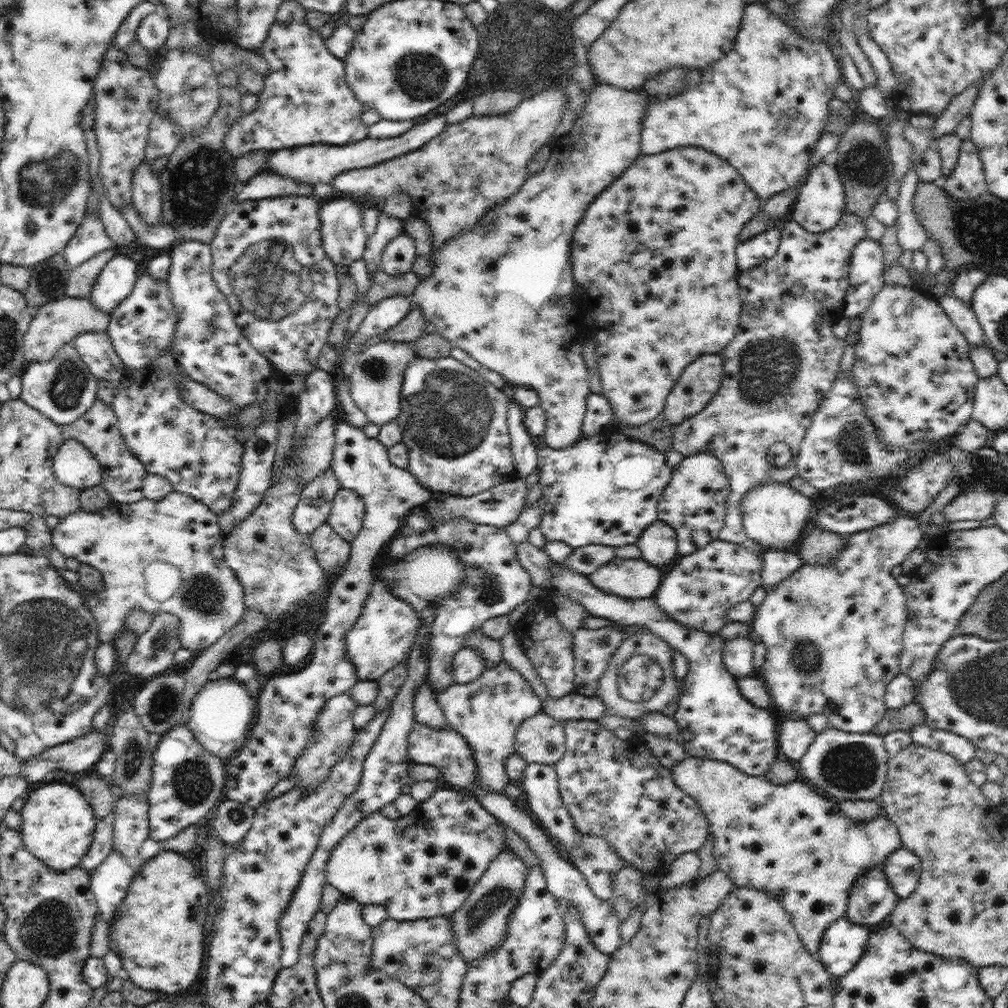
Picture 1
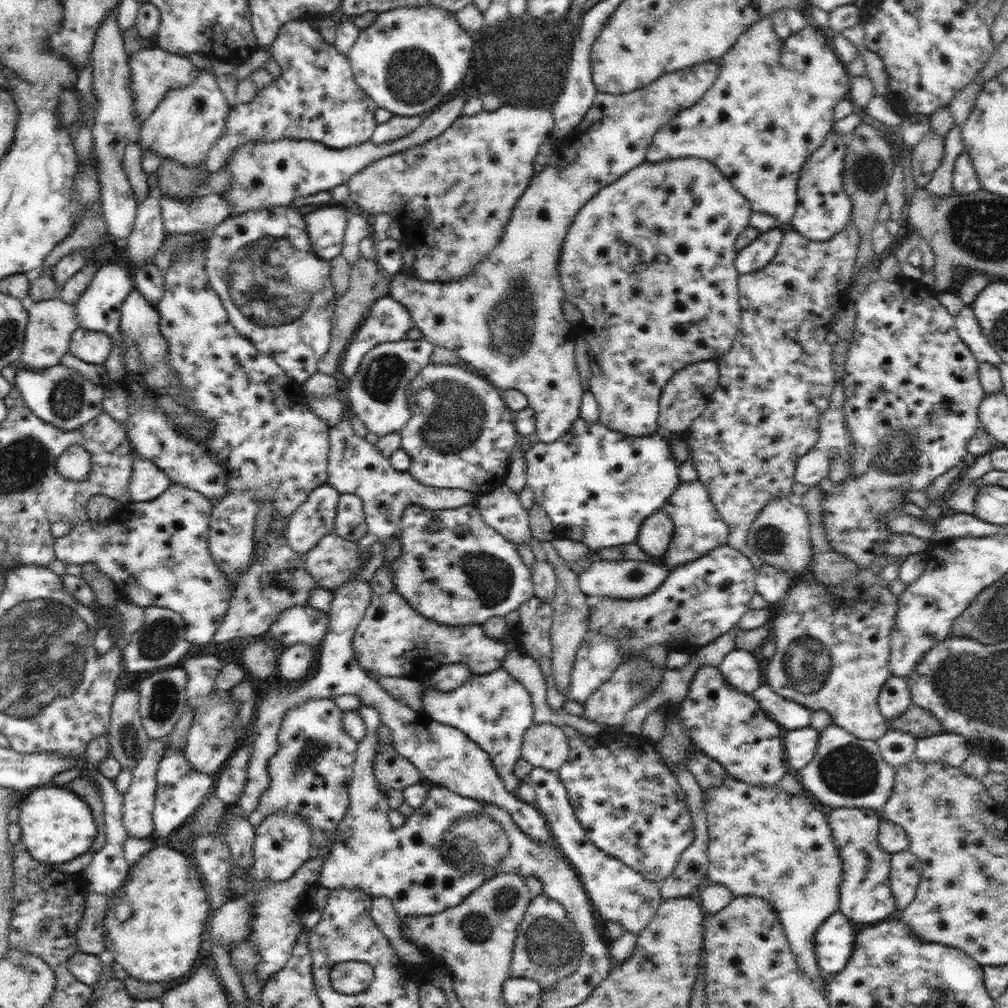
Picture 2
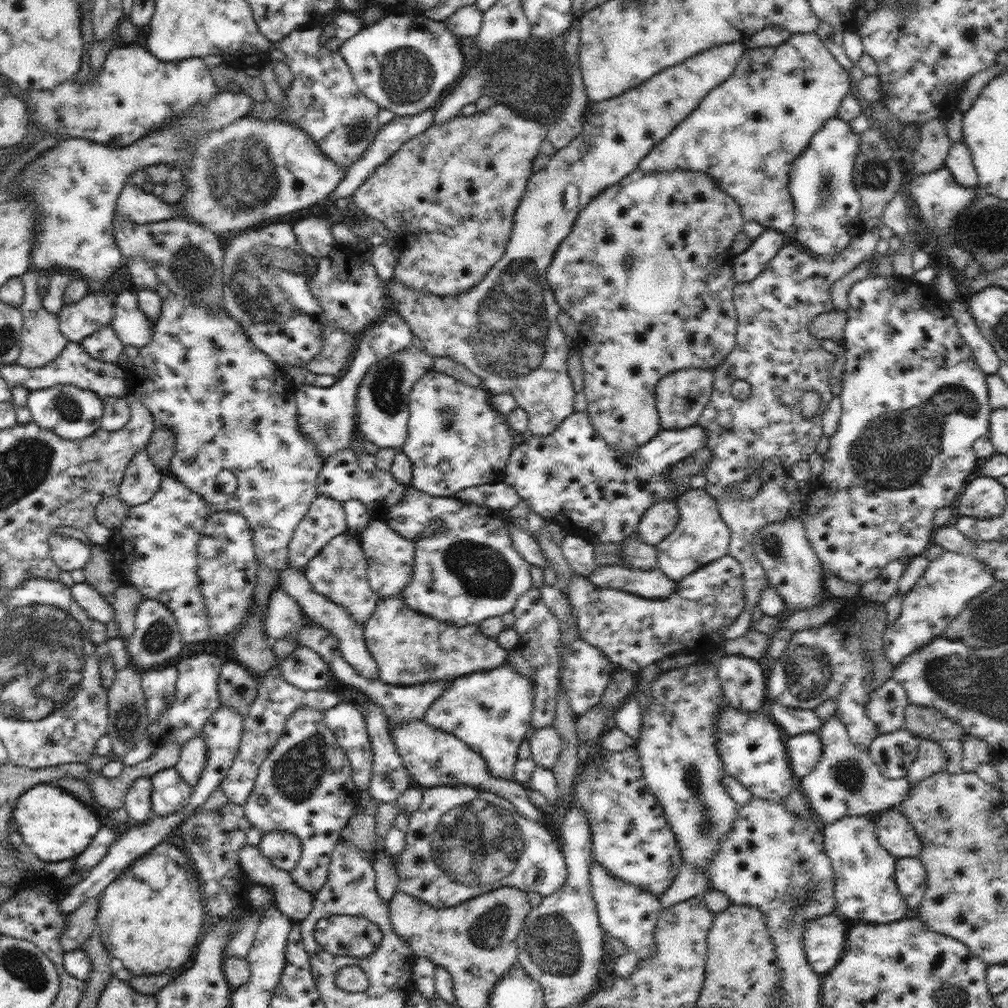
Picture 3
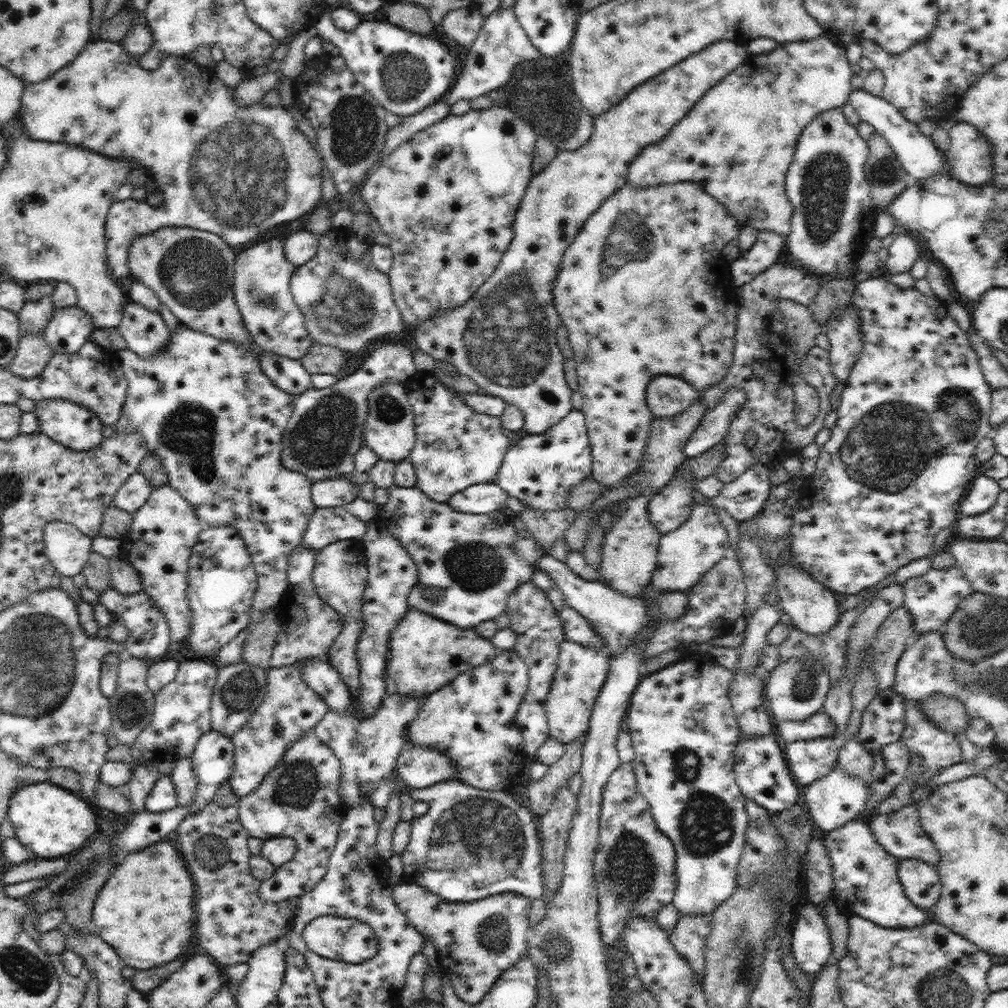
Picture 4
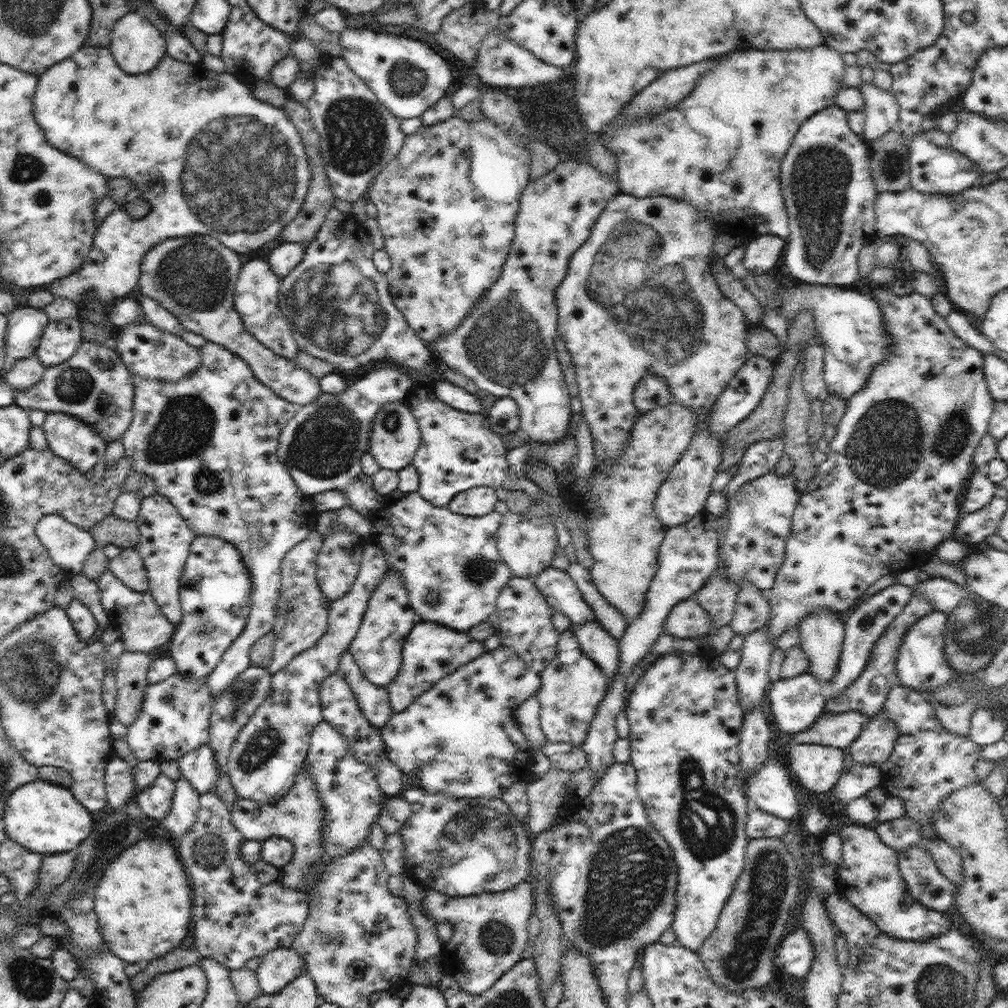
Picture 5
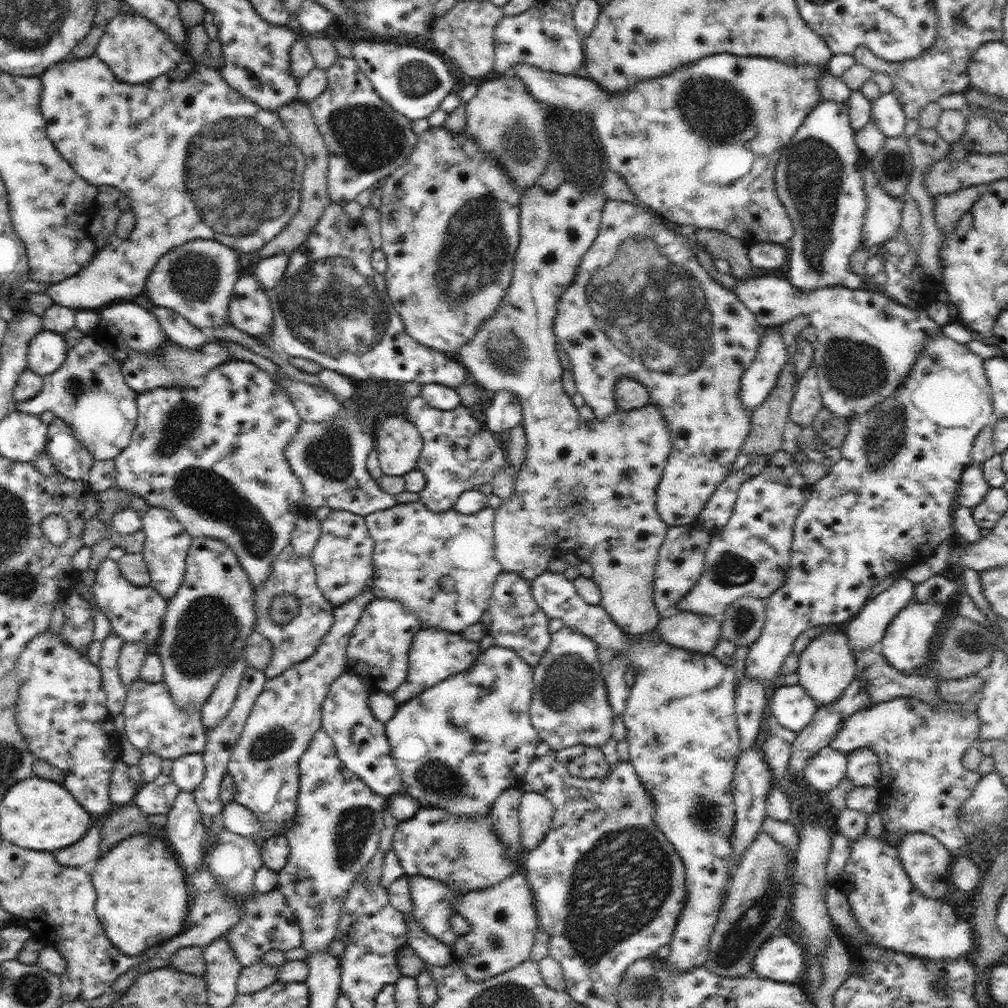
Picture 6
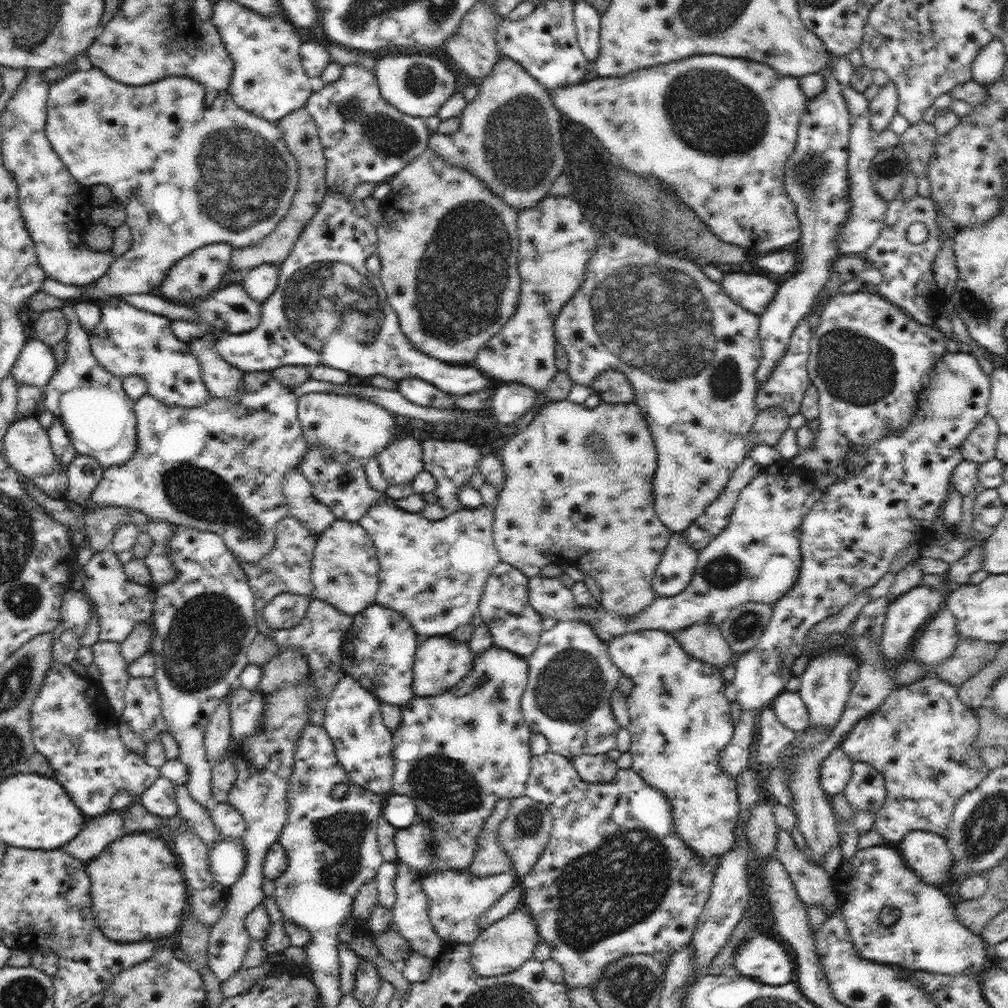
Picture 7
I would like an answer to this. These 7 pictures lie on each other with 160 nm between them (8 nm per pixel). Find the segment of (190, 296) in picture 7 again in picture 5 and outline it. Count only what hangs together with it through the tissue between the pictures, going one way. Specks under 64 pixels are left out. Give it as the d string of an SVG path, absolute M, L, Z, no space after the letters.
M196 234L166 239L151 248L143 258L137 294L157 300L190 332L237 354L274 394L296 406L310 404L323 393L319 377L312 376L294 360L278 356L256 340L246 330L235 309L233 294L243 263L237 252L212 236Z

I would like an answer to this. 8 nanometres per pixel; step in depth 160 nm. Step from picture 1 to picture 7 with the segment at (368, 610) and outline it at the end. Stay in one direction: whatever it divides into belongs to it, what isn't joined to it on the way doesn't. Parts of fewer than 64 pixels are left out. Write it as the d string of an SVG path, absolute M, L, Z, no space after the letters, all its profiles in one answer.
M428 636L417 646L413 664L413 693L415 696L438 696L458 684L472 668L475 657L469 645L452 636Z

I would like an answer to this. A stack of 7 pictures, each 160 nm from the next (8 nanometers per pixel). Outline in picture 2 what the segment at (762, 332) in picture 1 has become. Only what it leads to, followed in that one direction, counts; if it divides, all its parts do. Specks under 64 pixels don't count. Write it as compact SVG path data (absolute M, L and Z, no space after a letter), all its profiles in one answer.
M853 223L835 234L832 239L826 241L807 240L793 228L785 228L784 236L780 248L776 251L776 256L764 267L756 272L740 274L738 279L739 303L742 307L741 323L738 334L734 339L732 348L715 359L719 368L719 385L714 389L711 399L702 414L693 420L690 428L684 433L683 437L688 441L688 450L690 450L690 462L696 468L699 480L706 487L712 503L716 506L723 522L729 526L729 539L727 545L740 551L744 556L750 559L756 571L763 565L762 560L758 558L747 545L747 536L754 519L758 517L760 511L770 503L773 498L779 496L791 497L793 494L792 486L795 482L795 469L798 460L802 459L812 446L818 443L819 438L819 418L821 414L828 410L831 404L831 394L835 386L834 370L832 365L833 346L826 341L826 334L829 332L831 316L842 307L846 302L847 290L850 286L851 278L854 272L855 260L860 247L860 235Z

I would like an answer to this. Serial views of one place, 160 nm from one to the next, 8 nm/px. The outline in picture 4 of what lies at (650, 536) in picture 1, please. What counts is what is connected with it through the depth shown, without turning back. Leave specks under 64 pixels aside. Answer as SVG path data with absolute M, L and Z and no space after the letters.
M677 478L651 497L648 518L662 534L676 530L690 519L692 505L695 504L693 490L696 489L696 481Z

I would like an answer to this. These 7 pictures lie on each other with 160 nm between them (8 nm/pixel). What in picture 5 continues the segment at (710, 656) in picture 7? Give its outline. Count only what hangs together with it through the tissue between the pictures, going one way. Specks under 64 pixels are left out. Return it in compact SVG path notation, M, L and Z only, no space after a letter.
M693 597L676 604L663 625L663 633L676 638L705 638L713 622L706 609Z

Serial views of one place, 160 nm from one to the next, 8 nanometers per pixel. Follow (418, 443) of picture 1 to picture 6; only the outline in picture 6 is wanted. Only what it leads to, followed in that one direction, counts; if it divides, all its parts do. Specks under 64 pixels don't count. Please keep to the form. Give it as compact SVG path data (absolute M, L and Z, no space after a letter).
M419 394L408 400L406 404L406 416L414 424L418 432L422 435L422 451L417 463L417 468L426 478L426 487L422 492L418 492L420 501L434 513L444 513L455 509L456 503L463 492L474 489L478 490L482 485L490 484L492 478L500 472L506 470L505 450L500 444L499 437L488 428L484 429L482 423L472 416L469 407L457 406L454 410L440 410L432 408L426 400Z

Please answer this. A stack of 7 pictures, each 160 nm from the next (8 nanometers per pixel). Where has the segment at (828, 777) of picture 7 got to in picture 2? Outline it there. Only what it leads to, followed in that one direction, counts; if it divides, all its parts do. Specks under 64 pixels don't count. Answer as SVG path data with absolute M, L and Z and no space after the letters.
M812 727L784 731L783 744L788 764L794 770L802 770L817 755L819 731Z

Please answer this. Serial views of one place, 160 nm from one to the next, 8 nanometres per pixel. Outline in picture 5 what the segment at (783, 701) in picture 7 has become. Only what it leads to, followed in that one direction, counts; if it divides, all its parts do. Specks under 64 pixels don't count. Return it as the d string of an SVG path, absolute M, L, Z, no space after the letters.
M809 672L802 673L794 678L781 677L772 682L767 689L767 696L770 700L770 710L774 715L775 725L782 732L802 732L812 727L812 724L821 716L824 711L824 696L820 693L822 687L814 675Z

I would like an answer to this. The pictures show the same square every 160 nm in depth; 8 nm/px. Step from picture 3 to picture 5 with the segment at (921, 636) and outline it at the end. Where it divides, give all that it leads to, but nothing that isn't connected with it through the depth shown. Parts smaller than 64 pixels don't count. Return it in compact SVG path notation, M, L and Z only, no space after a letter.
M932 577L926 581L918 582L916 589L912 590L913 596L922 593L934 605L933 611L950 614L968 595L958 584L946 578Z

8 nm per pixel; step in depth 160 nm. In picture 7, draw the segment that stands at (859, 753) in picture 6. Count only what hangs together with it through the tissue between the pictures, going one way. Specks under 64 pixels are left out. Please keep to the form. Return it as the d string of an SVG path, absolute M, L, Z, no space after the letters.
M856 761L843 794L853 809L878 812L884 806L887 788L880 772L865 762Z

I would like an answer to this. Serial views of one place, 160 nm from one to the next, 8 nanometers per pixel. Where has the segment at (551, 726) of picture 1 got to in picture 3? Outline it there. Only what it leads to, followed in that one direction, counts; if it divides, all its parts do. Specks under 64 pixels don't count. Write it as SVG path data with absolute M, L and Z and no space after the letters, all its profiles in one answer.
M554 727L540 728L529 738L529 749L536 765L551 769L558 760L562 739Z

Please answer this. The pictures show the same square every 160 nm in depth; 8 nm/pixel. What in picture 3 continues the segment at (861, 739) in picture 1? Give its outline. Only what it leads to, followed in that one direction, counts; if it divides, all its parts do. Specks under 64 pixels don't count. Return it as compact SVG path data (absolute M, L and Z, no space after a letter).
M837 712L823 722L818 733L824 746L821 759L808 776L797 780L797 786L806 795L810 810L823 826L845 816L862 816L883 808L890 809L909 795L911 784L906 775L894 780L882 776L869 751L850 742L847 728L840 722Z

